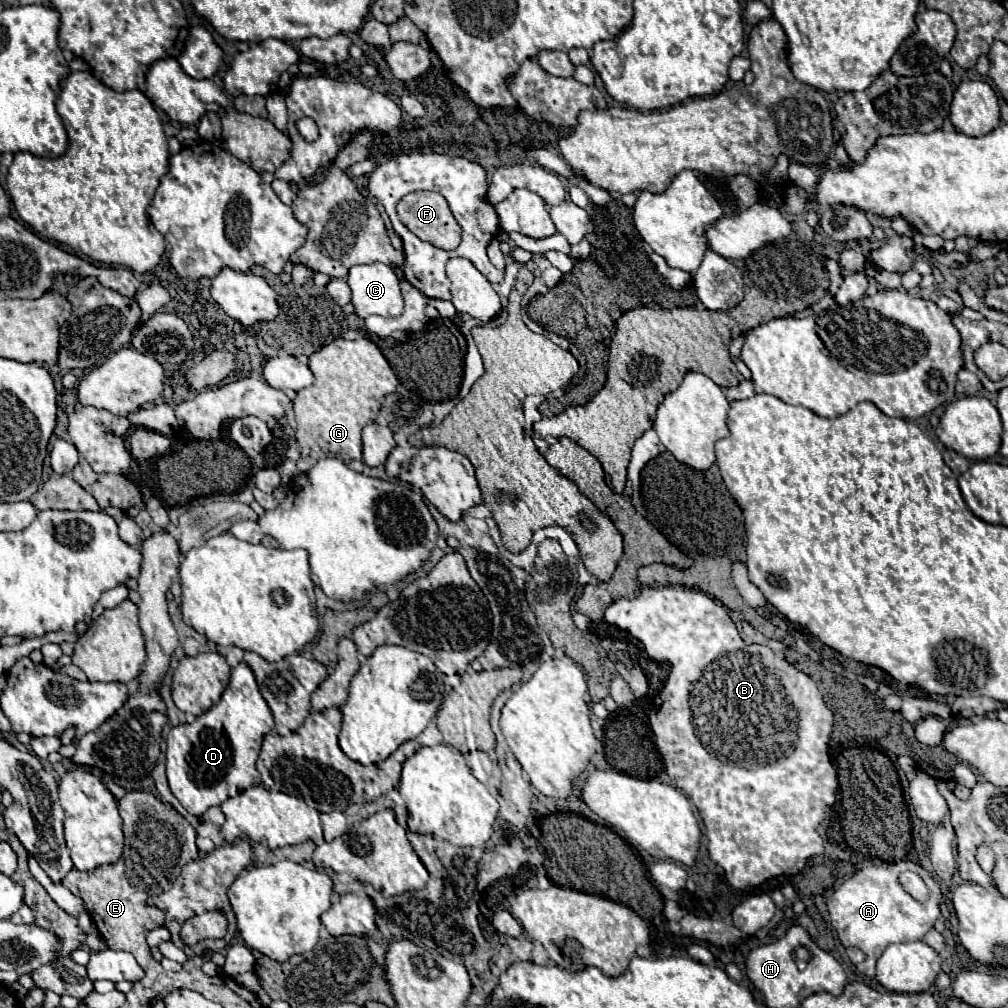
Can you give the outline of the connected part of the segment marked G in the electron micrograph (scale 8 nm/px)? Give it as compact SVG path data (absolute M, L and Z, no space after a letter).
M362 337L360 340L344 340L338 338L320 350L316 350L310 356L310 370L314 374L314 384L300 390L298 396L294 398L294 420L296 420L296 438L302 444L302 454L310 456L312 452L324 454L328 458L340 458L342 462L348 460L362 460L362 428L366 424L372 424L378 416L380 402L386 394L394 392L398 386L398 378L392 372L390 364L380 358L380 348L368 339Z

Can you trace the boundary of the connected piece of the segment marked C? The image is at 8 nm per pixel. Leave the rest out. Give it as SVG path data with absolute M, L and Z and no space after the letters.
M382 262L352 266L348 272L348 284L352 288L356 316L368 318L376 314L396 318L402 314L404 300L400 294L400 282L390 266Z

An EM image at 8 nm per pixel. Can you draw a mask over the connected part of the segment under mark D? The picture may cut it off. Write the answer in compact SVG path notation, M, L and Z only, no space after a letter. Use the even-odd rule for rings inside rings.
M240 662L232 670L230 684L218 704L198 716L192 724L170 730L166 740L166 774L172 794L190 814L200 816L210 806L220 806L226 798L236 796L250 786L260 786L262 780L256 770L256 758L264 736L272 730L272 712L256 686L252 670L246 662ZM224 722L230 722L230 734L226 732Z

